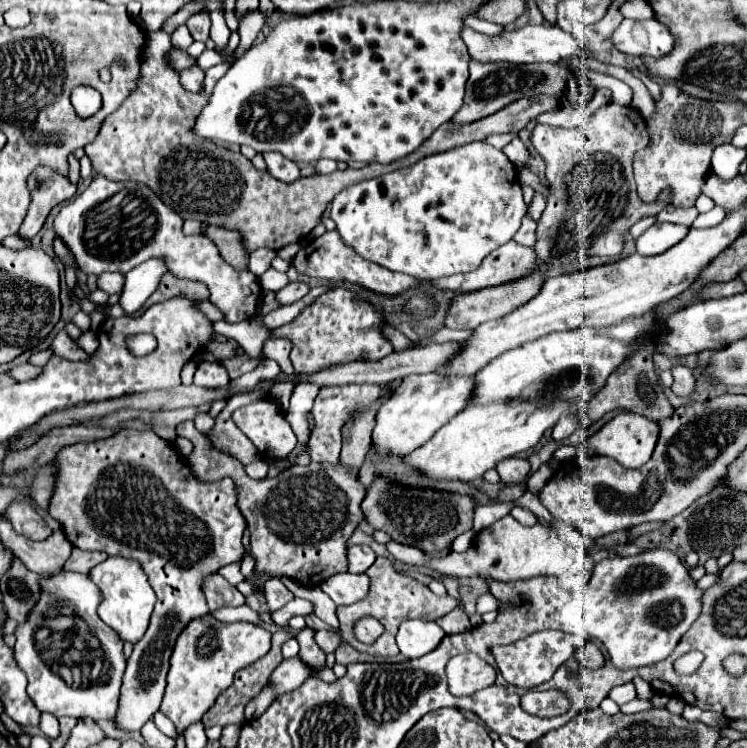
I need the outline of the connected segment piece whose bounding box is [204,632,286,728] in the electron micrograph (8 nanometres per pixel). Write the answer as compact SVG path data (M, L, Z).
M274 632L270 652L262 660L256 660L254 664L236 672L232 686L226 688L226 692L222 692L222 696L218 696L214 708L210 708L210 712L206 712L206 718L204 718L206 728L216 726L216 724L218 726L244 724L244 706L254 696L260 694L260 690L268 682L270 674L274 672L274 668L282 662L280 646L284 644L284 640L286 640L286 636L282 632Z

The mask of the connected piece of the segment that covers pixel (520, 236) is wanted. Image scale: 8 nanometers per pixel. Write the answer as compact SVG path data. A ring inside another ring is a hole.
M526 214L524 220L522 220L522 226L520 230L514 234L514 240L518 244L526 244L526 246L534 246L536 242L536 222Z

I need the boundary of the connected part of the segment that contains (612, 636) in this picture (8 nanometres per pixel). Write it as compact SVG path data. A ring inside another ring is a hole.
M648 550L628 558L608 558L594 566L592 580L586 588L586 600L592 608L588 622L600 620L600 624L588 624L586 632L590 638L598 638L606 646L618 668L654 664L670 656L680 638L700 616L702 596L704 590L690 578L688 568L668 550ZM596 606L600 606L600 618L596 618Z

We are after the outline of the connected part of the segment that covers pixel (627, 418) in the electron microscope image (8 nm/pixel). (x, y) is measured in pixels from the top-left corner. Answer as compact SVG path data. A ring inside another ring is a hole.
M620 412L614 416L608 424L604 424L594 436L586 438L586 448L592 452L598 452L600 456L608 456L616 462L620 462L624 468L640 468L650 460L658 440L658 424L646 420L644 416L632 414L632 412Z

